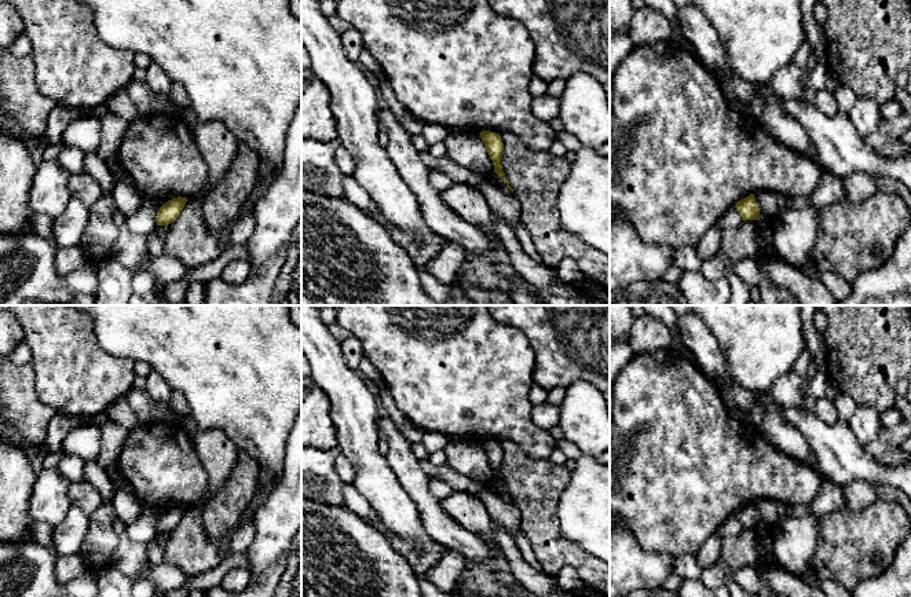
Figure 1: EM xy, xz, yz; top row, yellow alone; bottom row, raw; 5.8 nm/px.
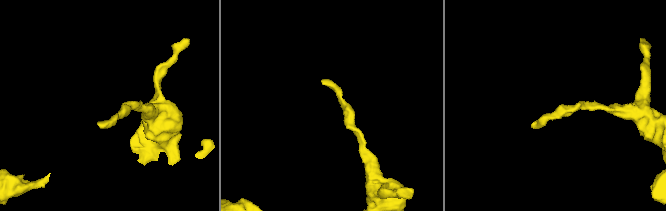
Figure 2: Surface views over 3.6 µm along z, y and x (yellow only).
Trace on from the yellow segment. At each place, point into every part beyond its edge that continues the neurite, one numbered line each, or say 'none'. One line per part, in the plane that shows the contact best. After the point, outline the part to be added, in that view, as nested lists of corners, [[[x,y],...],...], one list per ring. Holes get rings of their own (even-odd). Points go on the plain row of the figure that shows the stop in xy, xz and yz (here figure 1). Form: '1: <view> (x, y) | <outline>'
none

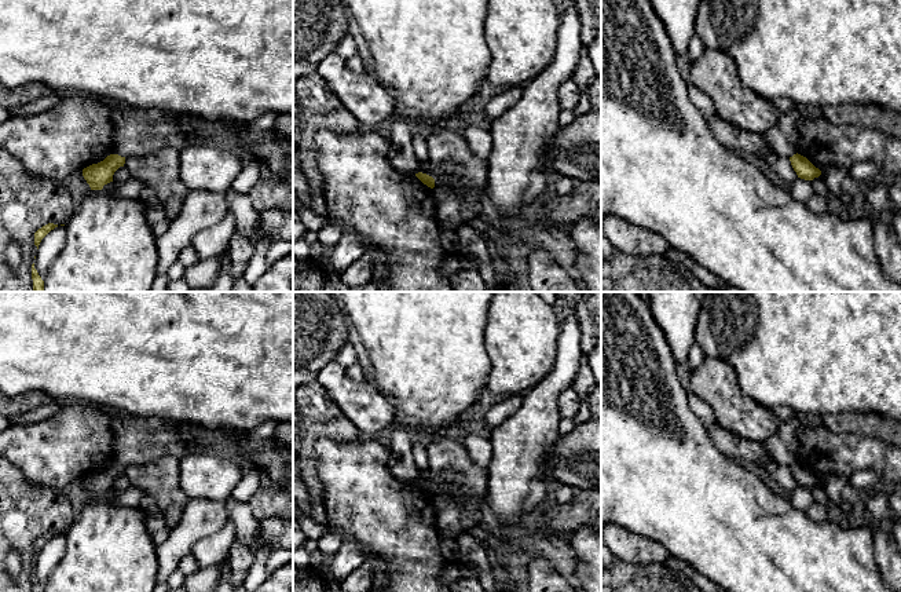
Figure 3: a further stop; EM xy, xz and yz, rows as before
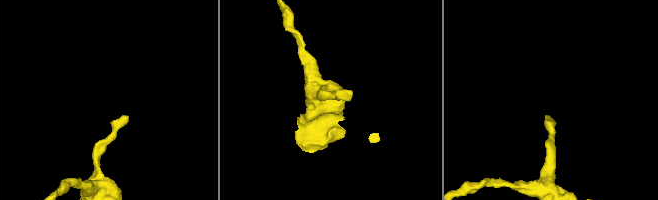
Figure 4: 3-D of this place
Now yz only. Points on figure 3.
none

